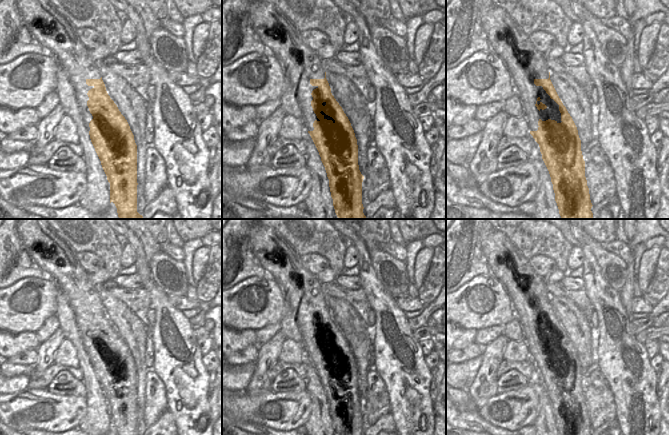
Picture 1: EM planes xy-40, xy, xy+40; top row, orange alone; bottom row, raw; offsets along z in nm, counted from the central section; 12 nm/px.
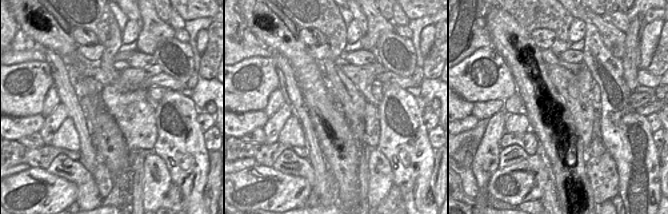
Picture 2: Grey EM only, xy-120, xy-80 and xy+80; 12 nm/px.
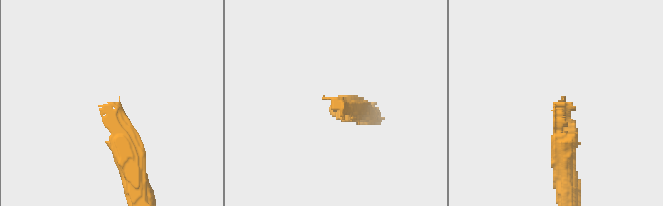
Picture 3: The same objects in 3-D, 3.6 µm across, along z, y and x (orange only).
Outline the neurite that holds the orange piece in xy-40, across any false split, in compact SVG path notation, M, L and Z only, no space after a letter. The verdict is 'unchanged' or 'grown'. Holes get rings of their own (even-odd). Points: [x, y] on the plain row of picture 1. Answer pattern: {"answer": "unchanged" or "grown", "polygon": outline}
{"answer": "grown", "polygon": "M20 219L17 223L17 231L33 264L57 284L58 290L61 290L66 295L69 305L74 311L75 322L83 345L89 355L91 366L101 385L107 404L110 407L110 427L113 426L115 428L117 435L137 435L137 369L127 344L106 315L99 295L99 287L101 285L94 284L91 281L90 275L75 258L76 253L72 247L60 239L44 219Z"}

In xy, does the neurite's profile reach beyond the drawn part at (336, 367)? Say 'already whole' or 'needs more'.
needs more

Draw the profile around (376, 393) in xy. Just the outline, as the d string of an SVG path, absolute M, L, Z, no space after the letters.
M370 364L370 369L367 373L366 397L374 411L379 411L382 407L390 405L385 383L375 370L374 364Z

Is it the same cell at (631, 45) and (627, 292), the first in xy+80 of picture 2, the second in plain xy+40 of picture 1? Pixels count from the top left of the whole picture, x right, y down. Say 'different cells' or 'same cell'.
same cell

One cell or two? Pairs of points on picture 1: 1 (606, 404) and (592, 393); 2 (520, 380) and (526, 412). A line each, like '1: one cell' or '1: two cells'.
1: one cell
2: two cells

